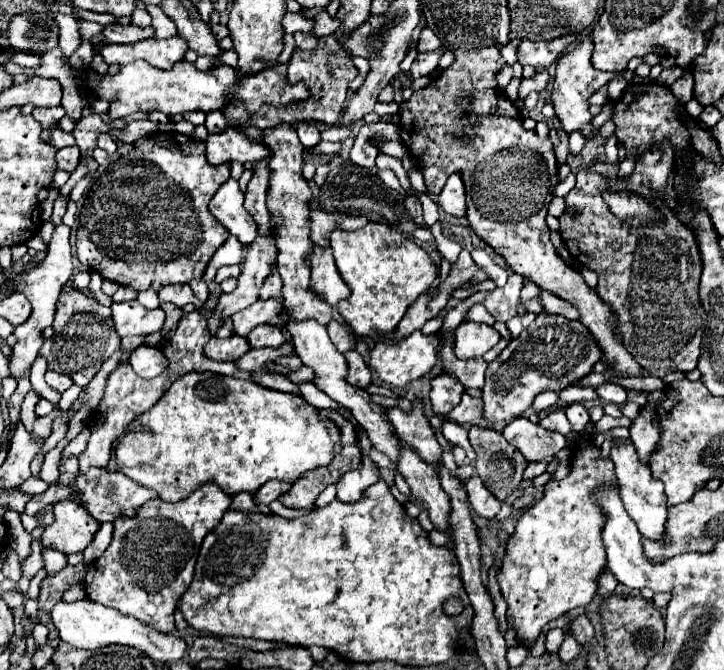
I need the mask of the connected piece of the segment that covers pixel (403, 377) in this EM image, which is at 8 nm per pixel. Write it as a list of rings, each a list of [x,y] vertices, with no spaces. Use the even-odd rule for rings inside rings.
[[[420,330],[412,332],[408,338],[402,338],[396,344],[386,344],[386,342],[378,342],[374,346],[374,350],[370,352],[370,368],[376,370],[376,374],[390,386],[396,388],[406,388],[410,382],[422,378],[424,374],[428,374],[436,360],[438,360],[438,348],[440,348],[440,338],[436,334],[424,336]]]

